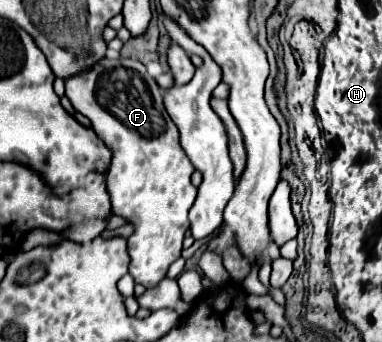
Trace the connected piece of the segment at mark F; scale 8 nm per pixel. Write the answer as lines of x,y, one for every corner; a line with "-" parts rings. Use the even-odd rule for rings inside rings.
100,59
88,71
72,75
64,79
66,97
72,107
90,119
92,129
104,139
104,143
112,149
112,165
106,175
106,189
112,203
112,213
130,219
136,227
134,235
128,237
128,253
130,253
130,275
134,283
144,285
146,289
156,287
168,273
168,267
180,257
182,241
186,231
190,229
188,211
196,199
196,187
190,183
190,175
194,171
192,163
180,151
176,125
168,119
162,105
162,91
156,81
146,73
144,65
134,59

